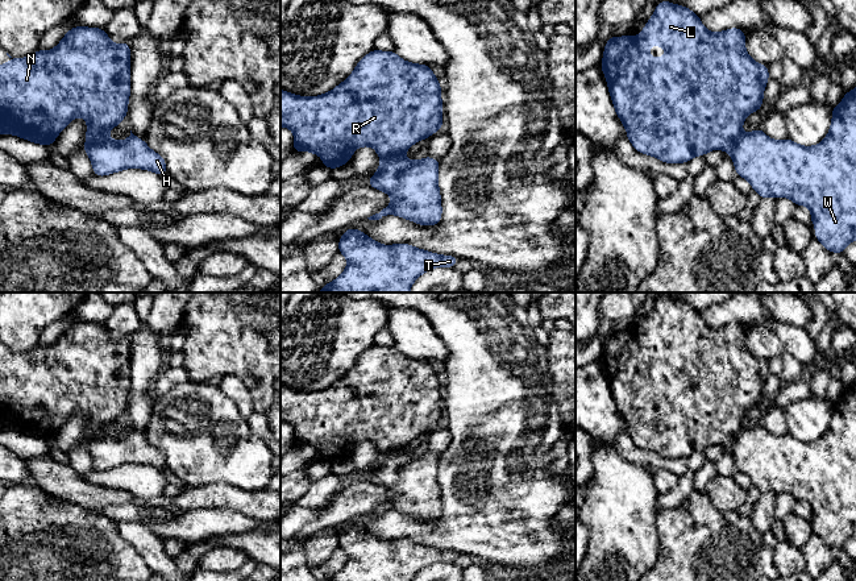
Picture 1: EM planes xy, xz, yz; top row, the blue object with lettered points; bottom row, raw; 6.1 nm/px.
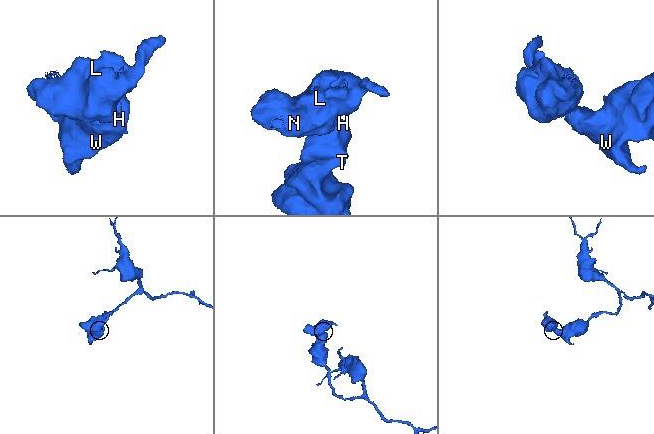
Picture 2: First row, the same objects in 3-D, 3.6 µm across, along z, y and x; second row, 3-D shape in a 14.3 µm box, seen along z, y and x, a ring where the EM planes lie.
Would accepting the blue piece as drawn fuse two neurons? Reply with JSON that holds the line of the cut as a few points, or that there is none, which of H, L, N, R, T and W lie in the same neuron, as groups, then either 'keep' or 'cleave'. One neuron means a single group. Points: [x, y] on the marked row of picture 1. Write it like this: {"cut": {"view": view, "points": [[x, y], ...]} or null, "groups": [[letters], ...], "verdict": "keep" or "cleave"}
{"cut": {"view": "xz", "points": [[402, 154], [381, 160]]}, "groups": [["H", "T", "W"], ["L", "N", "R"]], "verdict": "cleave"}

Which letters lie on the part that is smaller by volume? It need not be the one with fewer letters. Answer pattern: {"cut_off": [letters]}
{"cut_off": ["L", "N", "R"]}

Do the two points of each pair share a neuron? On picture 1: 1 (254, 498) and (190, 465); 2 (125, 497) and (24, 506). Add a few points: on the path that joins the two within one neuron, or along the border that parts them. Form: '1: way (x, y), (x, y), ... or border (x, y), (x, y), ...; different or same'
1: border (192, 486), (227, 482), (253, 490); different
2: border (42, 489), (95, 511); different

